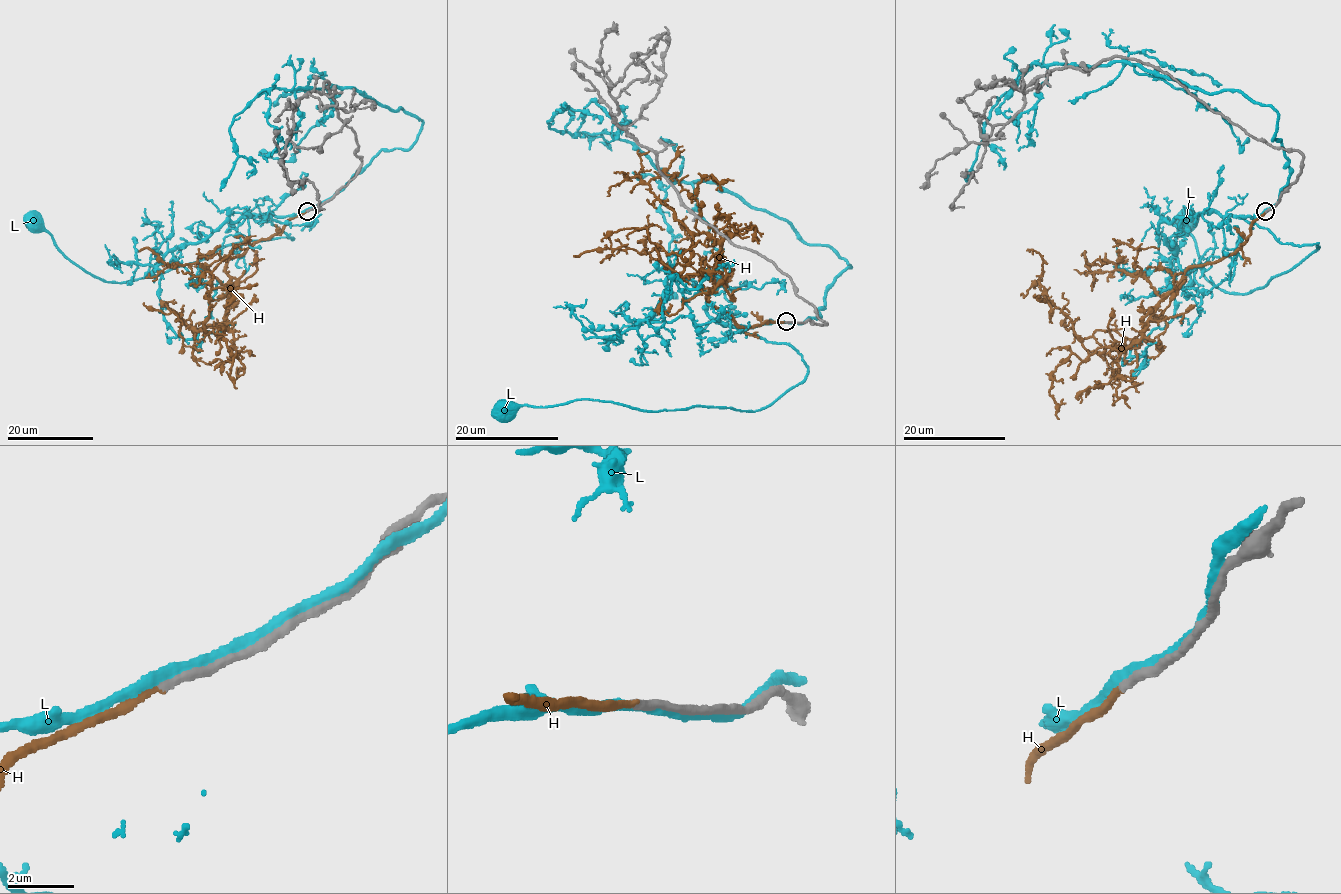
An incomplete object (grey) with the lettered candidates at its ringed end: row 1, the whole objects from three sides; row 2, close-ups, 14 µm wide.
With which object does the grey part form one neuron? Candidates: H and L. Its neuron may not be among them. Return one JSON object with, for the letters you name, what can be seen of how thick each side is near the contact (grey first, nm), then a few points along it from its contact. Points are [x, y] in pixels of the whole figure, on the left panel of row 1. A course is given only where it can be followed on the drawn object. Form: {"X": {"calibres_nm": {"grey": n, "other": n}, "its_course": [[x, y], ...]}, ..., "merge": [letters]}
{"H": {"calibres_nm": {"grey": 240, "other": 220}, "its_course": [[307, 211], [230, 257], [228, 329], [196, 331], [181, 314], [175, 320], [172, 312], [143, 302]]}, "merge": ["H"]}

